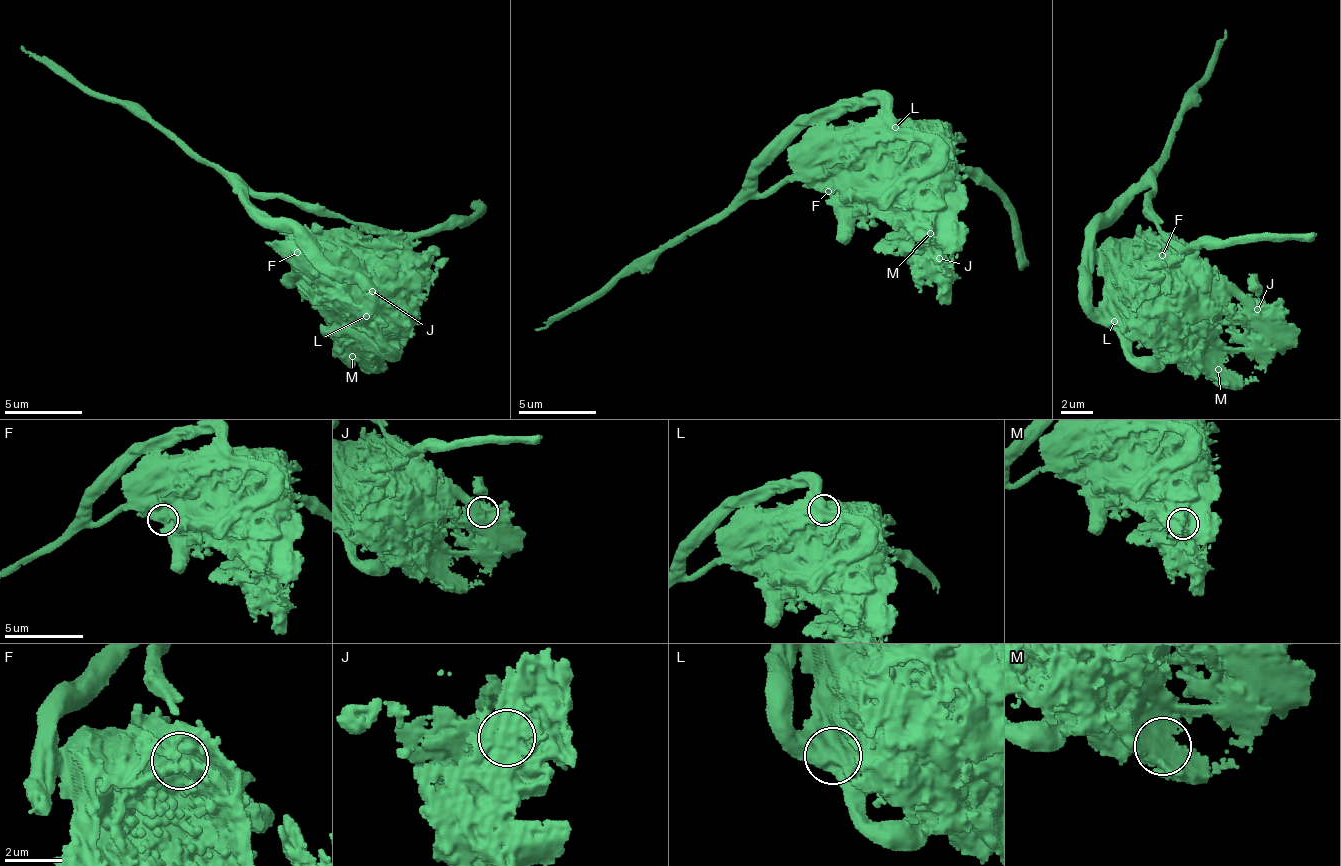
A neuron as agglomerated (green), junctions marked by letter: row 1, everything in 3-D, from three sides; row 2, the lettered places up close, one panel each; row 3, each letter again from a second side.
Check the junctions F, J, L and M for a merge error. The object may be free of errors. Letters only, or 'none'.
L

